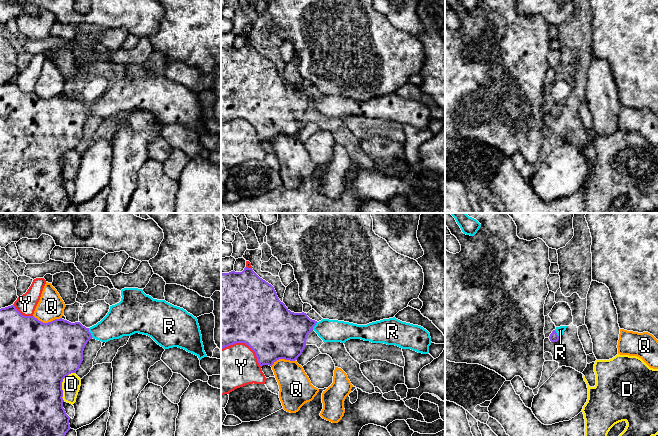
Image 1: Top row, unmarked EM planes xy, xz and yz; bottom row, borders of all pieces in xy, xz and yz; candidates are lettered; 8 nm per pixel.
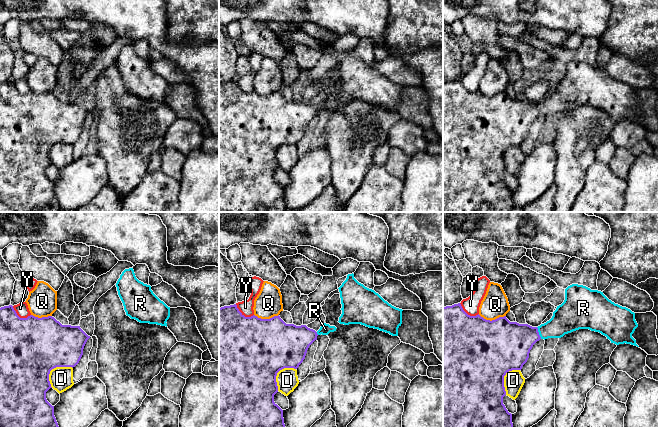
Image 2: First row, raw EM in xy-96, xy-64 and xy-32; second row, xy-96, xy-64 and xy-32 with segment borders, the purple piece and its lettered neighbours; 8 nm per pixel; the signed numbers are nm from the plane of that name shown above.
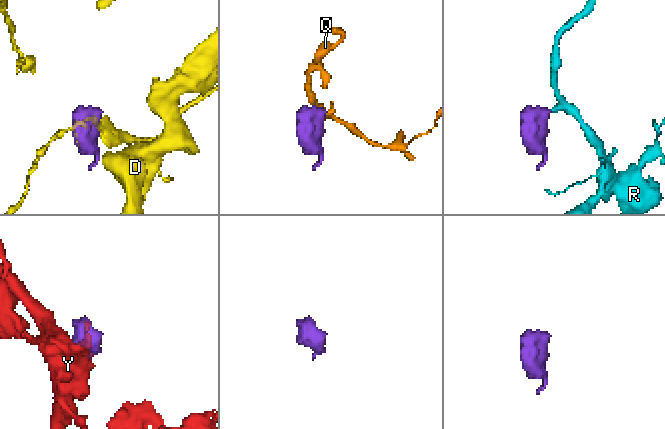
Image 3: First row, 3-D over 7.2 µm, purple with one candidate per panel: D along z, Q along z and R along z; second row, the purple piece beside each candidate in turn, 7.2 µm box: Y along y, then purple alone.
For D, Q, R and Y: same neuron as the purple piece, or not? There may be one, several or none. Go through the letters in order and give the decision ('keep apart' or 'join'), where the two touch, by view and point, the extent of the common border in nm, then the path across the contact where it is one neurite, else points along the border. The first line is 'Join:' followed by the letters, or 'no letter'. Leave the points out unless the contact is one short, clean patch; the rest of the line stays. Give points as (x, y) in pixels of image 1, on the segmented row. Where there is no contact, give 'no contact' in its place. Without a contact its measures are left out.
Join: R
D: keep apart | xy (61, 384) | 240 nm
Q: keep apart | xy (48, 322) | 240 nm
R: join | xy (90, 333) | 90 nm | across xy (61, 343), (74, 336), (90, 333), (104, 331), (119, 322)
Y: keep apart | xz (245, 343) | 360 nm

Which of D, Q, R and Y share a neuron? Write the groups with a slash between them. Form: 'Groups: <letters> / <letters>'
Groups: D / Q / R / Y

